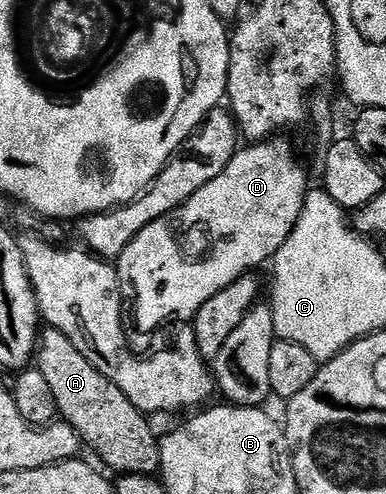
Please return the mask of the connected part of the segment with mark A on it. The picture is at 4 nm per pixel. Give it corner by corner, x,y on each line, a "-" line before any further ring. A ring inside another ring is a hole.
47,327
40,336
40,347
36,352
36,368
42,372
45,381
48,382
49,389
52,390
53,397
58,407
58,416
65,423
74,428
74,433
78,435
79,441
86,444
114,471
114,474
125,474
127,476
154,476
159,471
162,462
160,451
160,440
150,429
147,417
128,398
124,393
113,384
60,330

